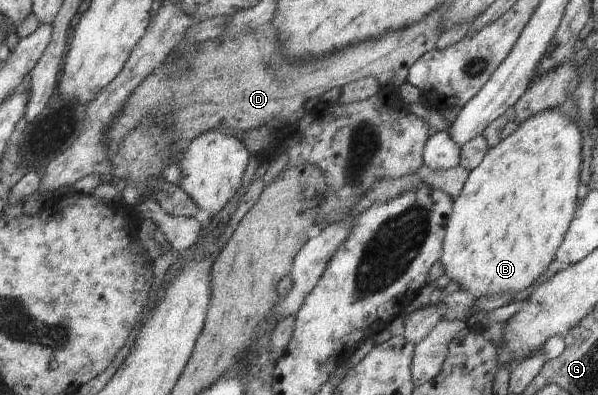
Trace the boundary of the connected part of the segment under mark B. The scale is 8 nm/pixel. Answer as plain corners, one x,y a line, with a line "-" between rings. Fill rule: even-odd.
567,108
542,111
537,115
531,116
527,121
519,123
519,128
511,136
502,139
495,147
489,148
482,162
474,170
469,171
465,185
462,187
458,198
453,201
453,209
445,230
443,251
439,258
444,266
446,276
450,280
458,282
460,290
468,291
471,295
475,296
476,300
504,293
512,295
532,286
548,270
548,267
552,264
552,260
556,259
556,251
564,240
565,234
568,232
570,223
574,218
575,208
580,200
576,193
581,183
582,137
581,130
570,119

